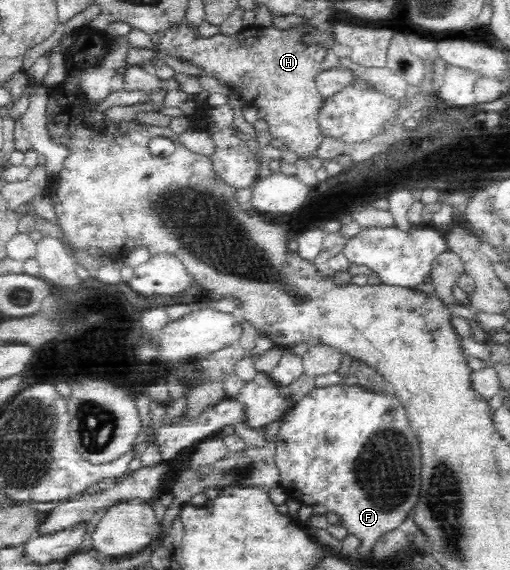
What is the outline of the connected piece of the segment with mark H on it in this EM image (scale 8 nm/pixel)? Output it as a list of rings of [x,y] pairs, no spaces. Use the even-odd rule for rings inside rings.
[[[188,21],[174,22],[166,29],[149,33],[150,41],[156,45],[158,53],[176,57],[182,63],[190,63],[200,67],[204,73],[212,75],[227,83],[237,97],[244,99],[245,105],[252,106],[258,110],[259,119],[264,120],[269,127],[269,132],[282,141],[299,158],[316,158],[318,147],[322,143],[324,134],[320,128],[320,111],[324,109],[326,100],[318,91],[315,84],[316,76],[322,72],[322,61],[325,61],[327,48],[320,43],[304,44],[302,37],[312,31],[312,27],[294,26],[288,29],[277,27],[246,27],[237,34],[215,34],[211,37],[200,37],[198,27],[188,26]]]

